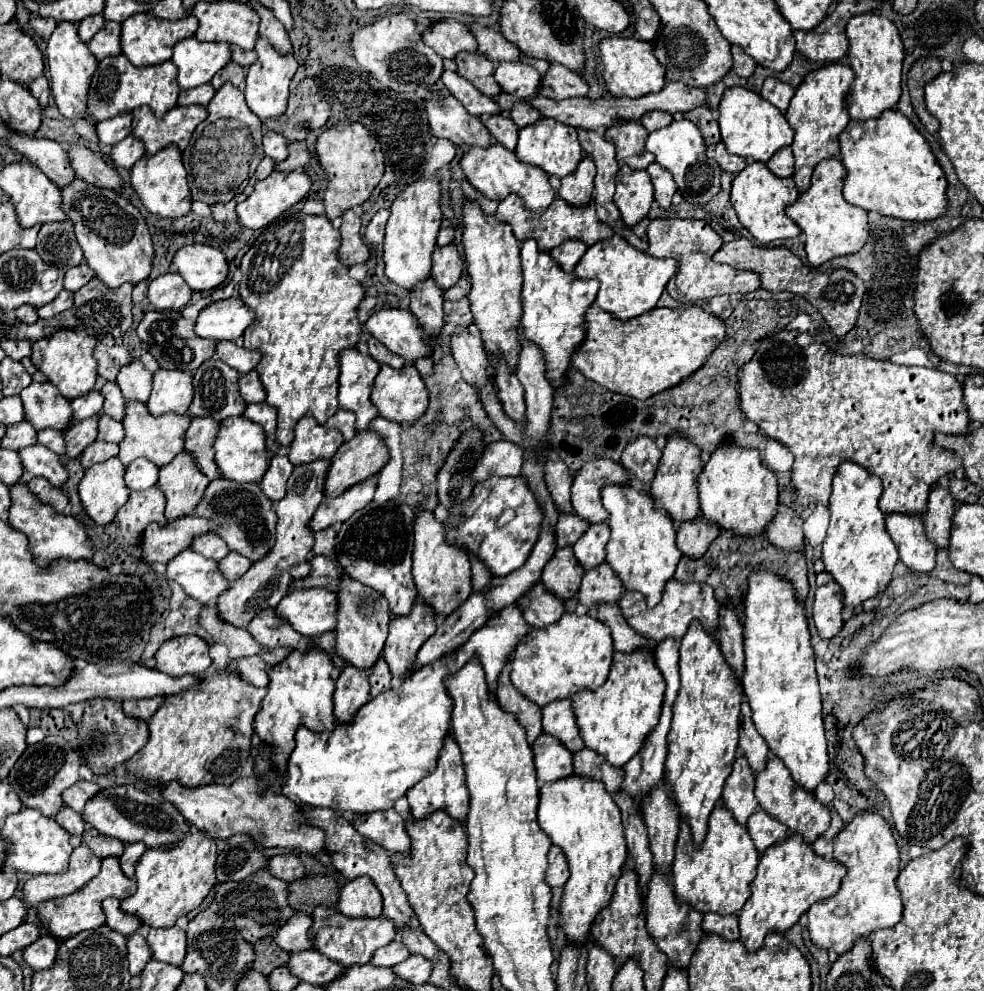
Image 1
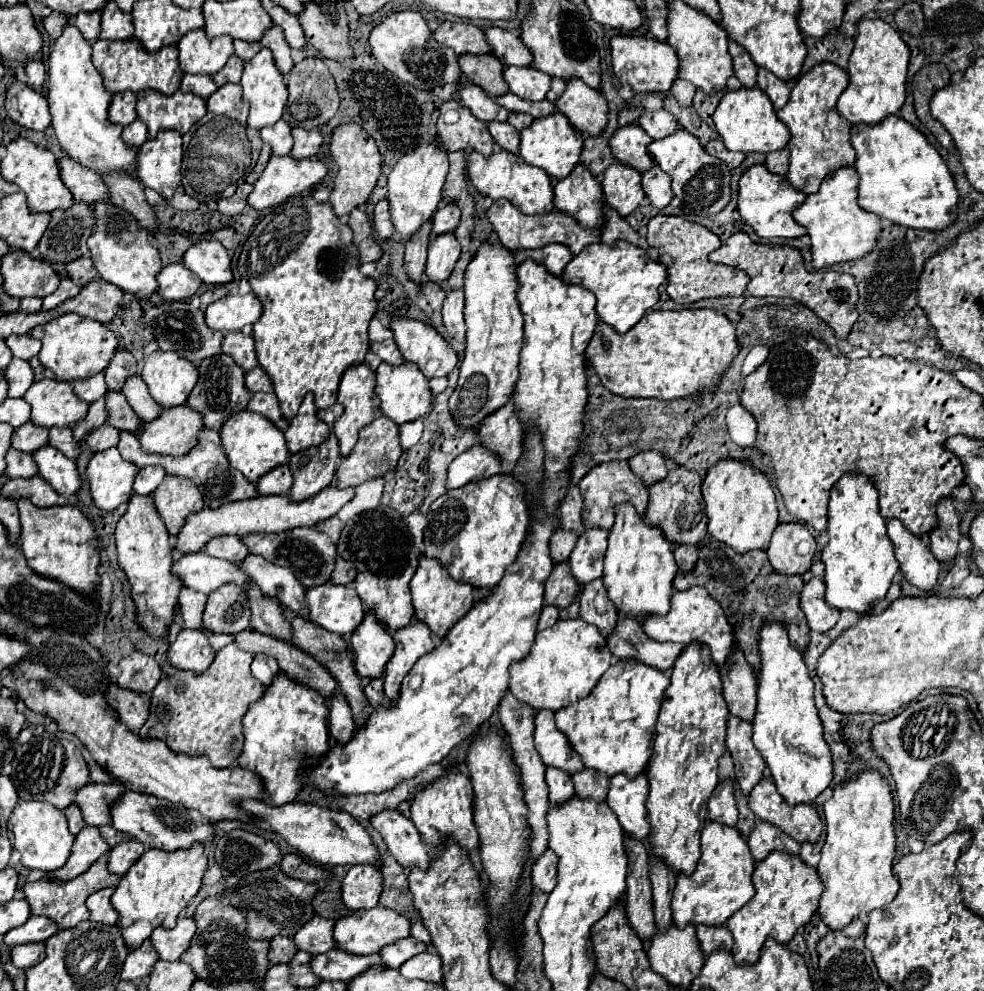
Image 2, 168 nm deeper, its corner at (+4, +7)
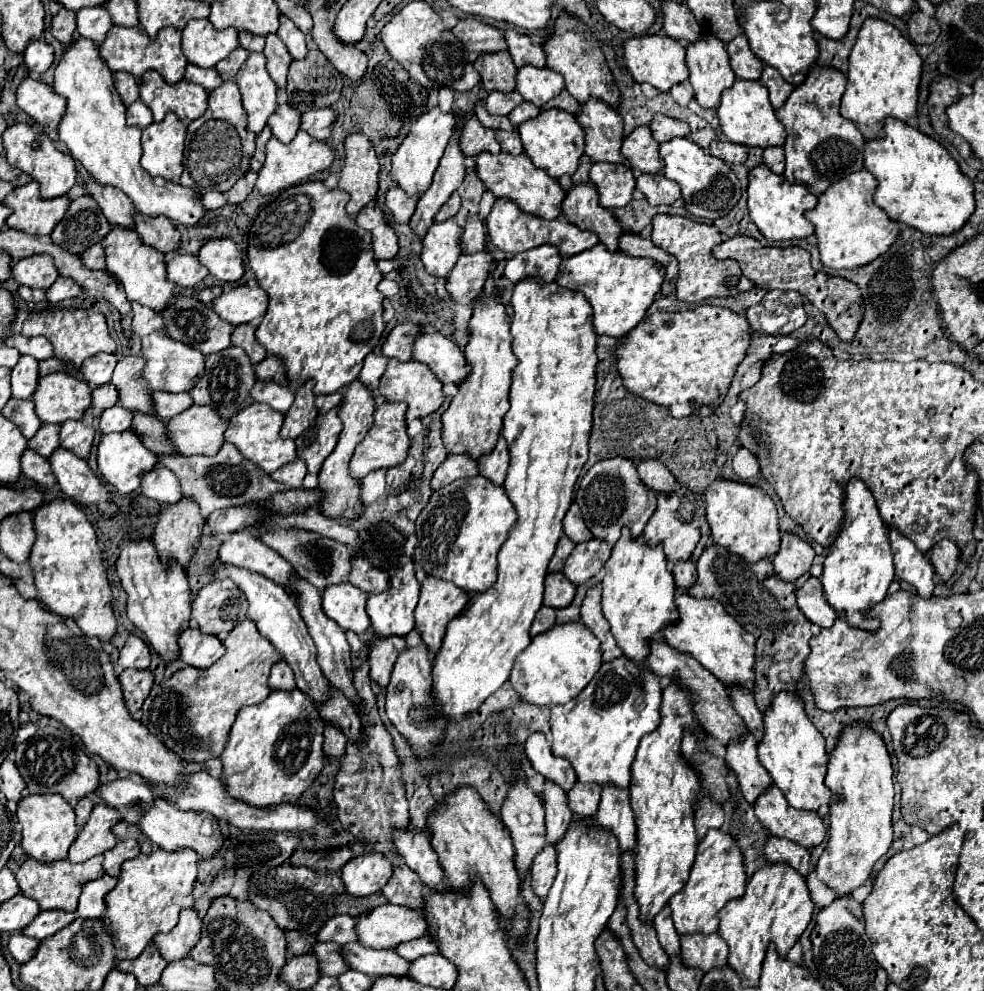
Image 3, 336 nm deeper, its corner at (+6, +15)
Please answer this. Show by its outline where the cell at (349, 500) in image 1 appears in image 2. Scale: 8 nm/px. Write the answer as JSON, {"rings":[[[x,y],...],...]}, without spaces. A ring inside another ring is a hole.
{"rings":[[[327,487],[323,491],[319,491],[315,497],[309,497],[305,501],[291,501],[287,495],[261,495],[255,499],[247,499],[247,501],[235,501],[235,503],[227,503],[221,505],[217,509],[209,509],[205,507],[201,513],[193,513],[185,527],[181,529],[181,533],[175,539],[175,549],[183,551],[183,553],[195,553],[201,551],[203,545],[207,545],[207,541],[211,541],[211,537],[219,537],[219,535],[251,535],[251,533],[281,533],[281,531],[289,531],[295,527],[313,527],[333,515],[337,515],[337,511],[349,503],[353,497],[353,489],[337,489],[337,487]]]}

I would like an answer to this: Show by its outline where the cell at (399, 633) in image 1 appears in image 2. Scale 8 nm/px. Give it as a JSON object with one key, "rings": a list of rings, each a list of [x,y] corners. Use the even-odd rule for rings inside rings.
{"rings":[[[413,621],[407,627],[393,631],[393,639],[395,639],[395,653],[389,659],[383,677],[385,695],[389,701],[395,701],[395,697],[399,697],[401,681],[417,663],[417,659],[427,655],[435,647],[431,641],[429,627],[419,621]]]}

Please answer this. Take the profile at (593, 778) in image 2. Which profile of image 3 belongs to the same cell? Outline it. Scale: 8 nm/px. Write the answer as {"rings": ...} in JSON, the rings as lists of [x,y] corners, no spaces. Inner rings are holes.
{"rings":[[[577,781],[569,791],[569,807],[583,817],[595,817],[601,799],[601,785]]]}

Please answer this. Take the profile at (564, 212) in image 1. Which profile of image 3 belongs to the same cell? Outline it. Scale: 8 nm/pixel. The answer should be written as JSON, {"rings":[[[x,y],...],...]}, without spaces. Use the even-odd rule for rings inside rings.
{"rings":[[[497,199],[489,217],[485,219],[485,225],[487,225],[487,231],[489,231],[489,237],[491,241],[495,243],[495,247],[499,247],[501,251],[505,253],[519,253],[519,251],[527,251],[527,249],[533,249],[533,247],[539,247],[543,243],[549,243],[549,245],[555,245],[561,253],[561,257],[571,257],[575,253],[581,253],[583,249],[587,247],[593,247],[599,243],[599,237],[593,233],[593,231],[583,231],[579,229],[577,225],[565,221],[565,219],[553,219],[553,221],[547,221],[547,219],[541,219],[537,215],[531,215],[531,213],[525,213],[519,209],[519,205],[511,199]]]}

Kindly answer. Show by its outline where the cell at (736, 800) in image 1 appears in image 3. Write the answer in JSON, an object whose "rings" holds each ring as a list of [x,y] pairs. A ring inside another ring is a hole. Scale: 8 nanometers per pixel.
{"rings":[[[705,795],[699,801],[699,809],[695,809],[695,829],[697,837],[705,837],[709,829],[721,829],[725,823],[725,811],[723,807],[713,801],[713,797]]]}

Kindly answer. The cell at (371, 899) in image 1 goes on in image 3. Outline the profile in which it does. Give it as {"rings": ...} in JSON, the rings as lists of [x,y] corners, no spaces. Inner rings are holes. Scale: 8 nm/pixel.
{"rings":[[[365,853],[353,857],[343,869],[341,879],[345,883],[345,891],[353,897],[365,897],[377,893],[391,877],[391,863],[381,853]]]}

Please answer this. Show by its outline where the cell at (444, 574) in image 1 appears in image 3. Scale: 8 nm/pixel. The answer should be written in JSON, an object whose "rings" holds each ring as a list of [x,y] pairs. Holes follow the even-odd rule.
{"rings":[[[425,575],[415,609],[415,629],[427,643],[431,655],[441,647],[447,623],[465,609],[467,601],[469,597],[461,587],[435,575]]]}

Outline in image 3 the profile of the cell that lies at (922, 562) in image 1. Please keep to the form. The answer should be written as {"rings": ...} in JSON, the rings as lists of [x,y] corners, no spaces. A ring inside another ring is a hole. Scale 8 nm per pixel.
{"rings":[[[895,527],[889,529],[889,541],[895,555],[897,577],[913,585],[921,597],[931,597],[935,589],[935,567],[931,565],[929,557],[915,549],[915,543],[903,537],[903,533]]]}

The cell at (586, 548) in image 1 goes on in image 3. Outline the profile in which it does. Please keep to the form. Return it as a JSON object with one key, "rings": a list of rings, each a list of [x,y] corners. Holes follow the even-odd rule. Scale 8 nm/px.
{"rings":[[[597,537],[585,543],[579,543],[567,557],[563,573],[571,583],[581,585],[599,573],[599,569],[609,559],[609,553],[611,553],[611,545],[605,545],[605,541]]]}

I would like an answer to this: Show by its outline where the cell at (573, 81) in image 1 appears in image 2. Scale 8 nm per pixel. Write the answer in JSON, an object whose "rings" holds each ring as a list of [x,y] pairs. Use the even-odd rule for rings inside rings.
{"rings":[[[579,79],[567,81],[567,89],[559,97],[557,109],[571,121],[577,131],[591,137],[599,137],[609,123],[609,109],[603,93],[587,87]]]}

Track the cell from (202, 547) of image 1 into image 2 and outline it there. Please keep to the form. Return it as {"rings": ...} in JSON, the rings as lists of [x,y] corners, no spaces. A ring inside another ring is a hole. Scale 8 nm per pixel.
{"rings":[[[237,535],[213,537],[213,539],[205,545],[205,551],[207,551],[211,557],[225,559],[225,561],[231,561],[231,563],[235,563],[235,565],[239,565],[239,561],[243,561],[243,557],[247,557],[247,553],[249,553],[249,549],[243,545],[241,537],[237,537]]]}

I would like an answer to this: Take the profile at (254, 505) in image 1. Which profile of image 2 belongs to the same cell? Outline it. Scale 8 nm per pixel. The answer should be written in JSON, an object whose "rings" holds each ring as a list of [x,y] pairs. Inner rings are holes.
{"rings":[[[297,527],[297,529],[285,531],[283,535],[253,533],[253,535],[245,535],[243,543],[249,547],[251,553],[259,553],[267,561],[291,569],[295,573],[295,577],[299,581],[303,581],[303,587],[307,587],[307,589],[319,587],[319,585],[325,585],[331,581],[331,573],[333,573],[335,561],[337,561],[337,545],[325,533],[319,533],[313,527]]]}

